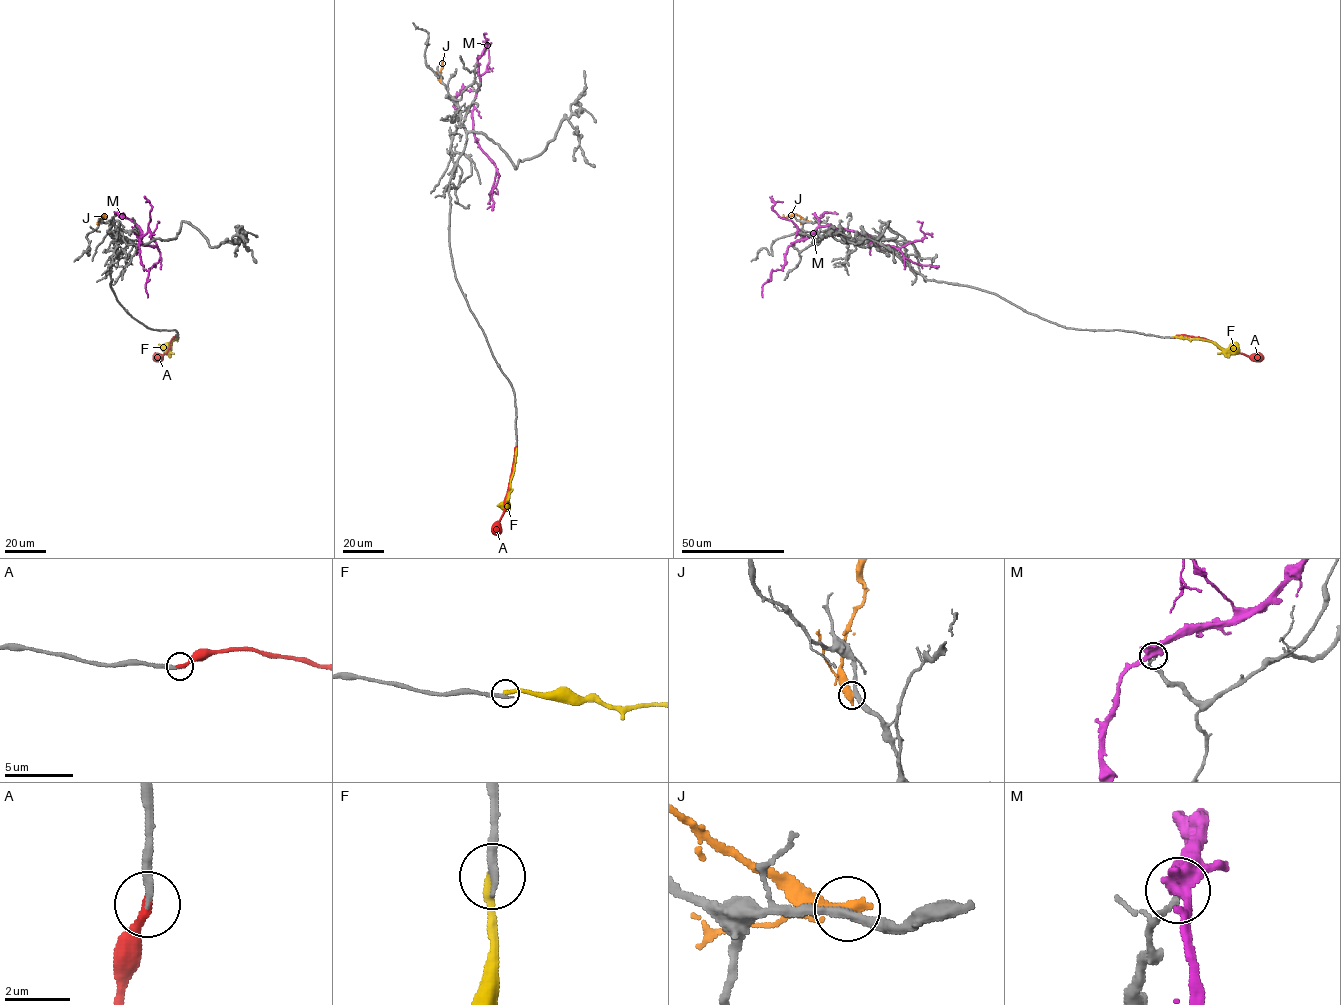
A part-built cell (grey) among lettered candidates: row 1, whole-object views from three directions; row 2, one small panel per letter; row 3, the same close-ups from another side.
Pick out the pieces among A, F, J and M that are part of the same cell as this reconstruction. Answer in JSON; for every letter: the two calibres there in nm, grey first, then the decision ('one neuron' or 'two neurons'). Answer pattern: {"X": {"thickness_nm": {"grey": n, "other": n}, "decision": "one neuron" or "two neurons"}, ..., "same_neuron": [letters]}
{"A": {"thickness_nm": {"grey": 240, "other": 300}, "decision": "one neuron"}, "F": {"thickness_nm": {"grey": 320, "other": 320}, "decision": "two neurons"}, "J": {"thickness_nm": {"grey": 280, "other": 480}, "decision": "two neurons"}, "M": {"thickness_nm": {"grey": 200, "other": 480}, "decision": "two neurons"}, "same_neuron": ["A"]}

